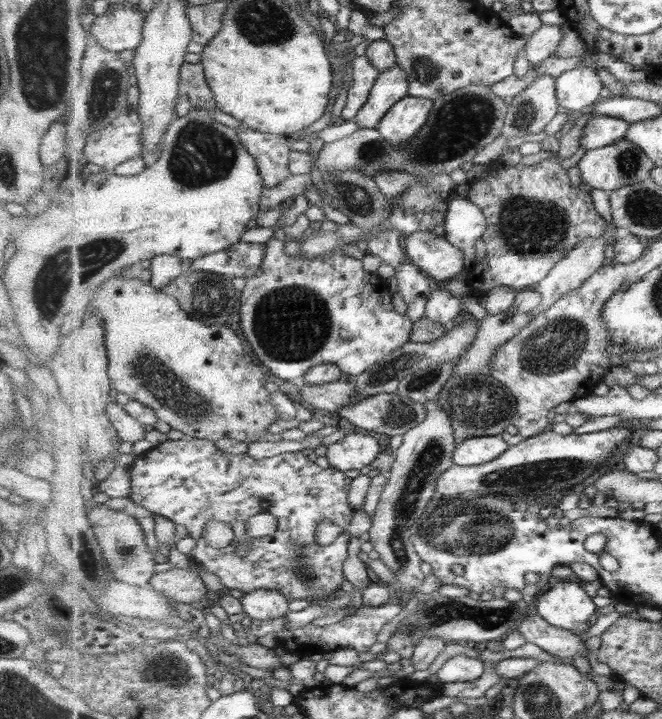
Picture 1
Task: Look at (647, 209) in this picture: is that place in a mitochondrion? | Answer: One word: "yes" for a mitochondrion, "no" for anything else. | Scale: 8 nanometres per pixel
yes

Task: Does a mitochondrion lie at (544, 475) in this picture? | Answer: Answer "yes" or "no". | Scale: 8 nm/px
yes

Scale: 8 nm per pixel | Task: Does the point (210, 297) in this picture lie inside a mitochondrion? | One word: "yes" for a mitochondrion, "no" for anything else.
yes

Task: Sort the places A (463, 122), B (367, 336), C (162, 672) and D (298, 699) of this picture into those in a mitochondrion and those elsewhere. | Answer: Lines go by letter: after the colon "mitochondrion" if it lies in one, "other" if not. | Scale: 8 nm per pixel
A: mitochondrion
B: other
C: mitochondrion
D: other

